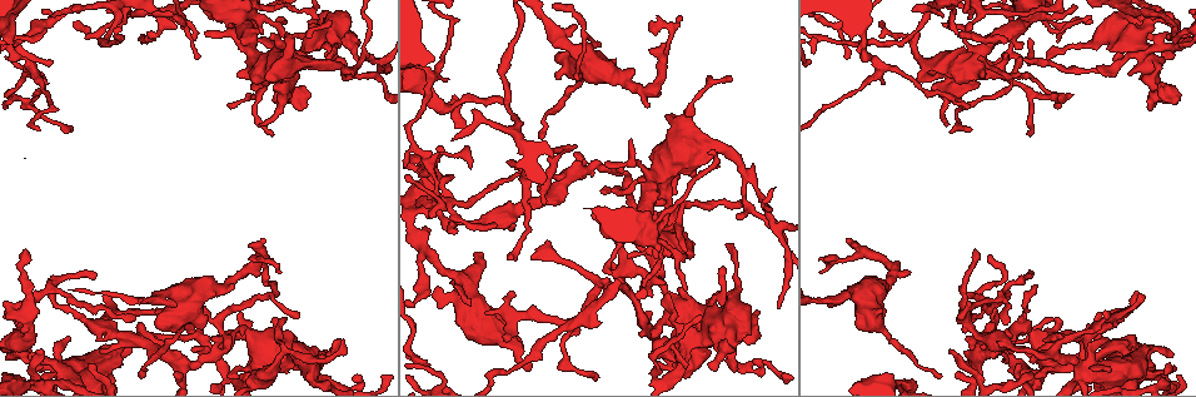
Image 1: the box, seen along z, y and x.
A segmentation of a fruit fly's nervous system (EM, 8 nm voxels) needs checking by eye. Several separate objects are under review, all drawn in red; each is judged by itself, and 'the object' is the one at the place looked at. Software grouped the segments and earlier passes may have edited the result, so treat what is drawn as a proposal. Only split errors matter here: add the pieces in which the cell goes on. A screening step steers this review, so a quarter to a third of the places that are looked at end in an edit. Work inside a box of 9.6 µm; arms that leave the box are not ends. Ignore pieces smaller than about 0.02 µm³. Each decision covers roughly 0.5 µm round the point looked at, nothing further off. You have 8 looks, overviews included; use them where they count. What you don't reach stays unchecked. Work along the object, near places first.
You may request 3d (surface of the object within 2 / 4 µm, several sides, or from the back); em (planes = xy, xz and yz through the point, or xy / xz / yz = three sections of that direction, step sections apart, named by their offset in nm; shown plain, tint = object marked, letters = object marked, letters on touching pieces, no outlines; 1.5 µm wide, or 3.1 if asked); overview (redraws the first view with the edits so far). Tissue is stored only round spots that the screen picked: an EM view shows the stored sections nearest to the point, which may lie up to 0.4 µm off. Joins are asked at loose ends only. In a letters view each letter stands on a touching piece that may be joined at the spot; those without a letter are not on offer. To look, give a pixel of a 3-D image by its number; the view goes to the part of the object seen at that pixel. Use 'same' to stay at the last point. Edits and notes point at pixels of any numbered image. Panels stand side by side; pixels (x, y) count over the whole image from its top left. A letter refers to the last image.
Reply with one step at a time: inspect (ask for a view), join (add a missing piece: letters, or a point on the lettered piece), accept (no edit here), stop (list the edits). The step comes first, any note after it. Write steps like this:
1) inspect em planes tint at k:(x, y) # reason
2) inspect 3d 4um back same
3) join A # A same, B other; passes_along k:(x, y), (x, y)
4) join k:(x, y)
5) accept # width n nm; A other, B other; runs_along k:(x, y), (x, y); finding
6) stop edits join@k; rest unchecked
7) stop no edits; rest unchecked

inspect 3d 4um at 1:(1047, 57) # an open end

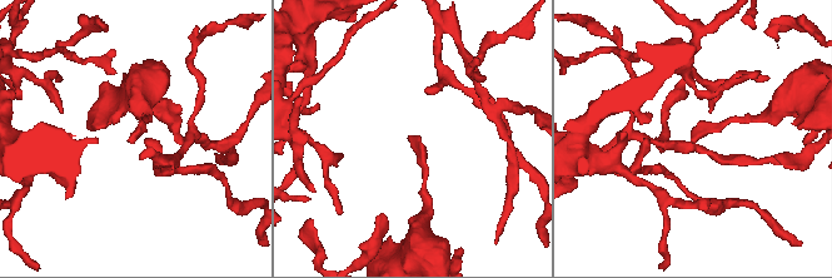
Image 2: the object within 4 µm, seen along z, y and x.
inspect em yz step 8 letters at 2:(131, 139) # now the EM

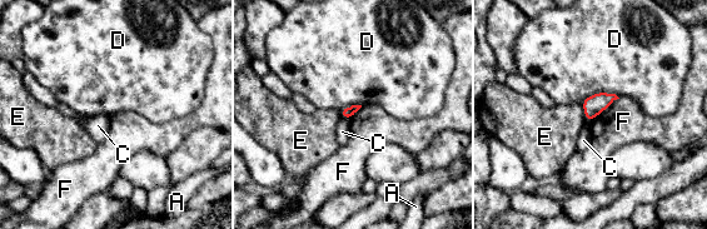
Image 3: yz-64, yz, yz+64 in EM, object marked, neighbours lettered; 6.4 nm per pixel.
inspect em planes letters same

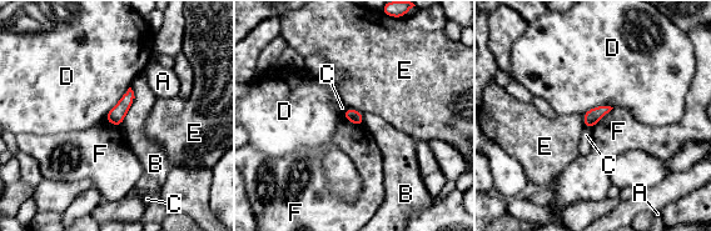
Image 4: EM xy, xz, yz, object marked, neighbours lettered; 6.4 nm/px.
accept # width 90 nm; A other, B other, C other, D other, E other, F other; border 4:(613, 108), (591, 129); none of them fits

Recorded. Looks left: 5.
inspect em xz step 4 letters at 1:(1161, 23) # an open end

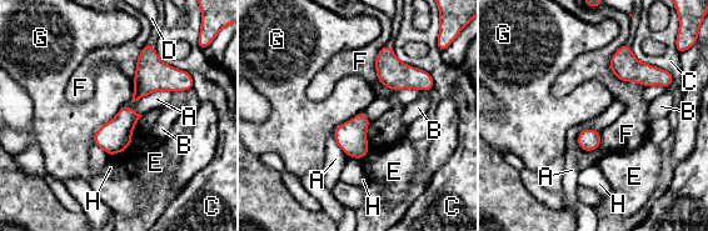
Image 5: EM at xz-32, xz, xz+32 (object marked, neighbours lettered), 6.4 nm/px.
inspect em yz step 4 letters same # another direction

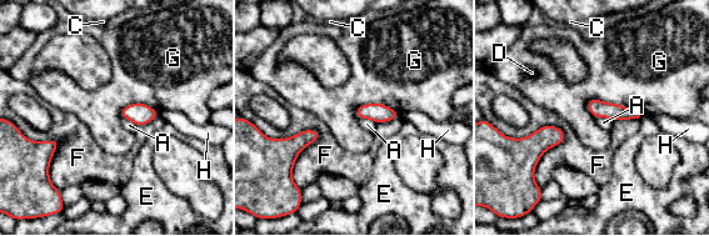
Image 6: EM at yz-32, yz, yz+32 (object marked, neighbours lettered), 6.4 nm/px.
accept # A other, C other, D other, E other, F other, G other, H other; no lettered piece goes on from it

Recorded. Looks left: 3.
inspect em xy step 8 letters at 1:(265, 241) # branch stops here

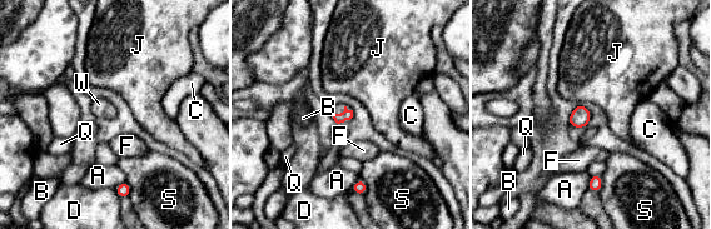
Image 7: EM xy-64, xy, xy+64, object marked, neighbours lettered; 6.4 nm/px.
inspect em planes letters same # another direction

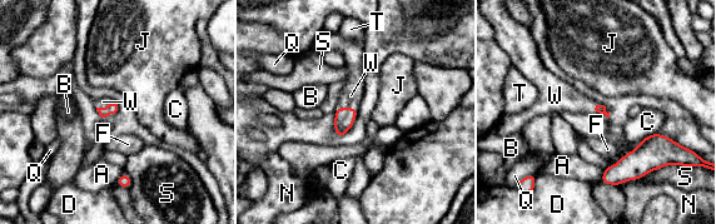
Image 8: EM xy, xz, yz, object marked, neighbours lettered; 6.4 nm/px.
join W # A other, B other, C other, D other, F other, J other, N other, Q other, S other, T other, W same; passes_along 8:(110, 109), (107, 106), (103, 101); the cell continues

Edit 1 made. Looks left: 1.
stop edits join@8; rest unchecked

